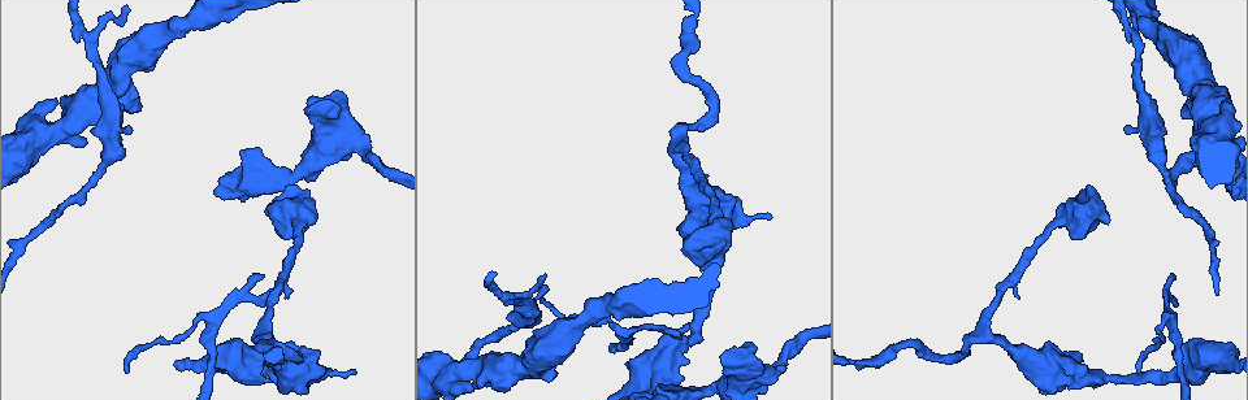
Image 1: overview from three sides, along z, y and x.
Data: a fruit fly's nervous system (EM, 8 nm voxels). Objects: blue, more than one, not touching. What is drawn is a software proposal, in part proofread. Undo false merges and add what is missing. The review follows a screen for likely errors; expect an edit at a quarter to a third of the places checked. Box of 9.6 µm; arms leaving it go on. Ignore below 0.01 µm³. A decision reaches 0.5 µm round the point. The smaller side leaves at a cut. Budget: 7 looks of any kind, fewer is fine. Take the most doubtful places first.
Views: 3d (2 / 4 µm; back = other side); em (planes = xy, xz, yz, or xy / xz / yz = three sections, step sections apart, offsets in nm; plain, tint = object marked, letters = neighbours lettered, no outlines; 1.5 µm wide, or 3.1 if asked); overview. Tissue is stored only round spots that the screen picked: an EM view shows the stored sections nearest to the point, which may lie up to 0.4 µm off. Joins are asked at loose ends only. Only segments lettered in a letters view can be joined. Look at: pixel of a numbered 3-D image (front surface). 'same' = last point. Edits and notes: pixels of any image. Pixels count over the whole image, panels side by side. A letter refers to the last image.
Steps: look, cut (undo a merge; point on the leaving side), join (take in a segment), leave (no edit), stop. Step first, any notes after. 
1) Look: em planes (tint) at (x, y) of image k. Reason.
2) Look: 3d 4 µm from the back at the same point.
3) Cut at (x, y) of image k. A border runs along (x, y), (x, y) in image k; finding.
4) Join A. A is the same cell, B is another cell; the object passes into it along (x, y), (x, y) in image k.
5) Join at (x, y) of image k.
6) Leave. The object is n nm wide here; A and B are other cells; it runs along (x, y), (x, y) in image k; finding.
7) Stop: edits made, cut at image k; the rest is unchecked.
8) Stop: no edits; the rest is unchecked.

Look: em planes (tint) at (952, 359) of image 1. Abrupt turn.

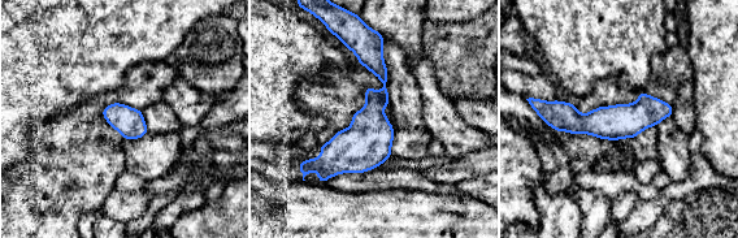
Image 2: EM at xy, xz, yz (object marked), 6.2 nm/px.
Look: em planes (letters) at the same point. What lies round it.

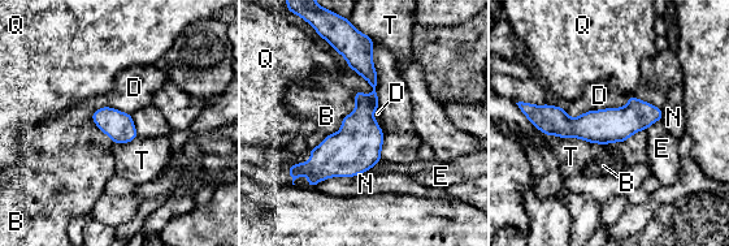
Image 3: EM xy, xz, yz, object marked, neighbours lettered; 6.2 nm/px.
Leave. The object is 180 nm wide here; B, D, E, N, Q and T are other cells; it runs along (354, 47), (373, 98), (312, 180) in image 3; one neuron here.

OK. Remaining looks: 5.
Look: em planes (letters) at (313, 164) of image 1. Sudden change in width.

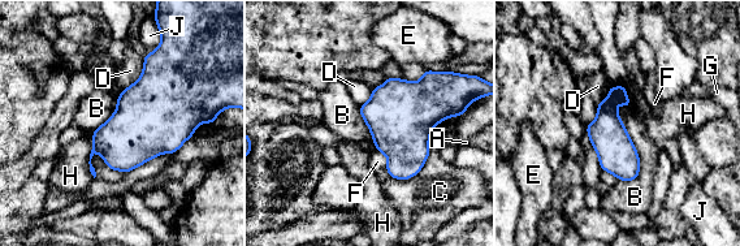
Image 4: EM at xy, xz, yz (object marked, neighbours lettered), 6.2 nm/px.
Leave. The longest contact is with B, 500 nm; A, B, C, D, E, F, G, H and J are other cells; one neuron here.

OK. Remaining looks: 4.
Look: 3d 2 µm from the back at (677, 333) of image 1. Branch stops here.

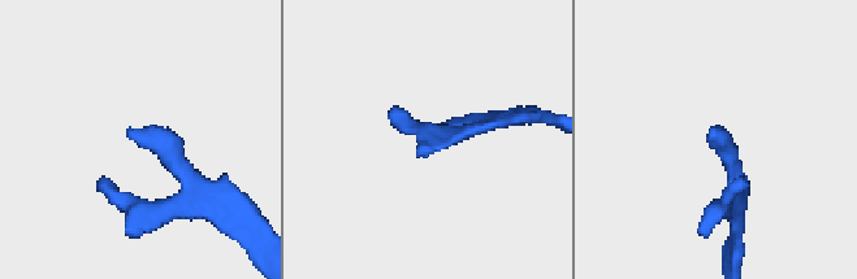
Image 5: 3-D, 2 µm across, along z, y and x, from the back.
Look: em xy step 4 (tint) at (129, 131) of image 5.

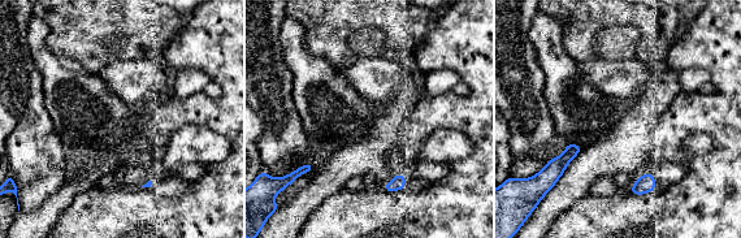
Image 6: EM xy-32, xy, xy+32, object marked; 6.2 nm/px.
Look: em xy step 4 (letters) at the same point.

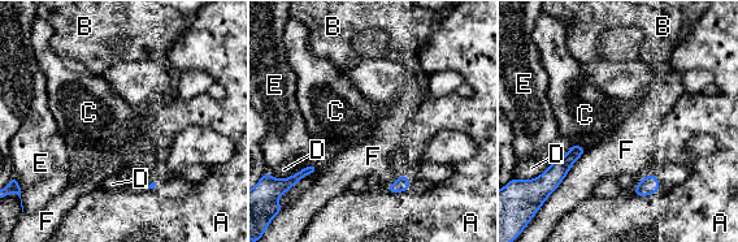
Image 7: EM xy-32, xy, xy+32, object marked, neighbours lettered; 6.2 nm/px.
Leave. A, B, C, D, E and F are other cells; a border runs along (551, 163), (547, 167) in image 7; none of them fits.

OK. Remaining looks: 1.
Stop: no edits; the rest is unchecked.

